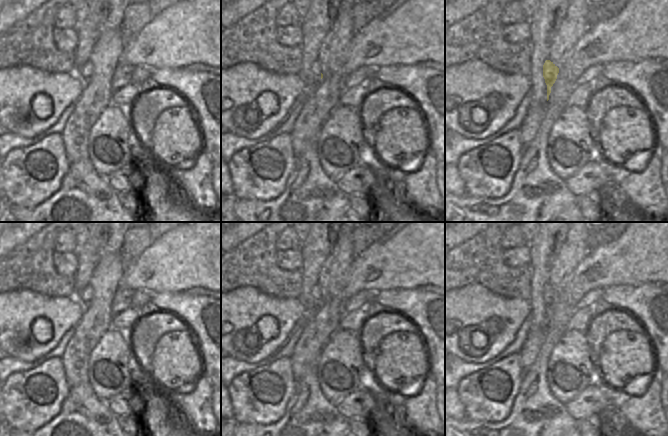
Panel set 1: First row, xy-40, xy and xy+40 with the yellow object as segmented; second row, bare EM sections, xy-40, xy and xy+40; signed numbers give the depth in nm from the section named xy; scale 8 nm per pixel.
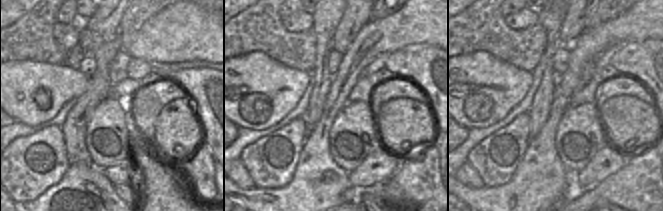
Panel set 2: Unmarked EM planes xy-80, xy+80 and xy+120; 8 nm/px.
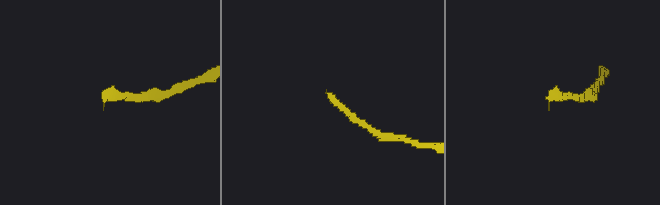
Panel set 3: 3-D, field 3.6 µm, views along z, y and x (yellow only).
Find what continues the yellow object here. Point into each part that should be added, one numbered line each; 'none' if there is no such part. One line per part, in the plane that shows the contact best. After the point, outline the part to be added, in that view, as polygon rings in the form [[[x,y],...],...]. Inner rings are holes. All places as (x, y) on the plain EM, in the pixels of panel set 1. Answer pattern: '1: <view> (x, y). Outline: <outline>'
1: xy (315, 291). Outline: [[[316,284],[312,289],[311,289],[311,295],[315,299],[315,309],[317,309],[322,303],[321,303],[321,289],[319,286]]]

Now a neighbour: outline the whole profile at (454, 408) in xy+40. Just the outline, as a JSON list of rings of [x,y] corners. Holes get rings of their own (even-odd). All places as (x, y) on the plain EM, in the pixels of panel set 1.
[[[455,388],[445,390],[445,414],[458,420],[467,420],[465,407],[461,403]]]

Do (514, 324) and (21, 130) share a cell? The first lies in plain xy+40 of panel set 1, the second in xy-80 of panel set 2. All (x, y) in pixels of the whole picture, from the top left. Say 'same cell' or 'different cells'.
different cells

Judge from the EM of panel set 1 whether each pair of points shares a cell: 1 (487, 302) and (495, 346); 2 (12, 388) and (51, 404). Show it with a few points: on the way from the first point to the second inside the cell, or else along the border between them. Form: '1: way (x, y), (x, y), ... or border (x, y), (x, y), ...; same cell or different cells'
1: way (500, 307), (513, 320), (507, 333); same cell
2: way (22, 393), (30, 401), (41, 405); same cell

